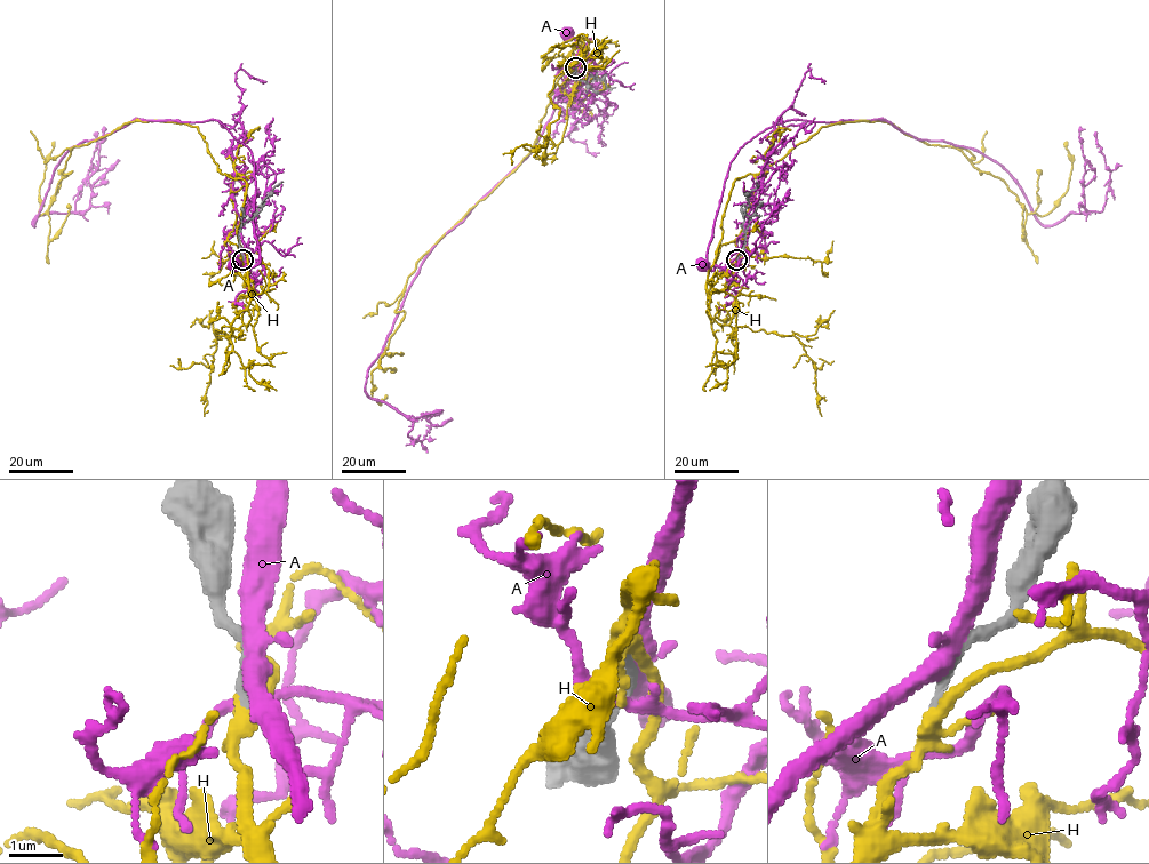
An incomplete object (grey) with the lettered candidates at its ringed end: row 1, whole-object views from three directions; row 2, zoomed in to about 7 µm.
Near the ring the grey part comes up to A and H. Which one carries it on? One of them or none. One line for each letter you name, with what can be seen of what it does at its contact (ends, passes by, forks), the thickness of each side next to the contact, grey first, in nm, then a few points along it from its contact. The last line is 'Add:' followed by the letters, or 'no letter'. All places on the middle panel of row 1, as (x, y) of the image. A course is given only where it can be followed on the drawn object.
H: it forks; calibres 160 and 200 nm; course (576, 68), (588, 39), (528, 154), (407, 278), (404, 320), (372, 372), (372, 398), (388, 397)
Add: H

